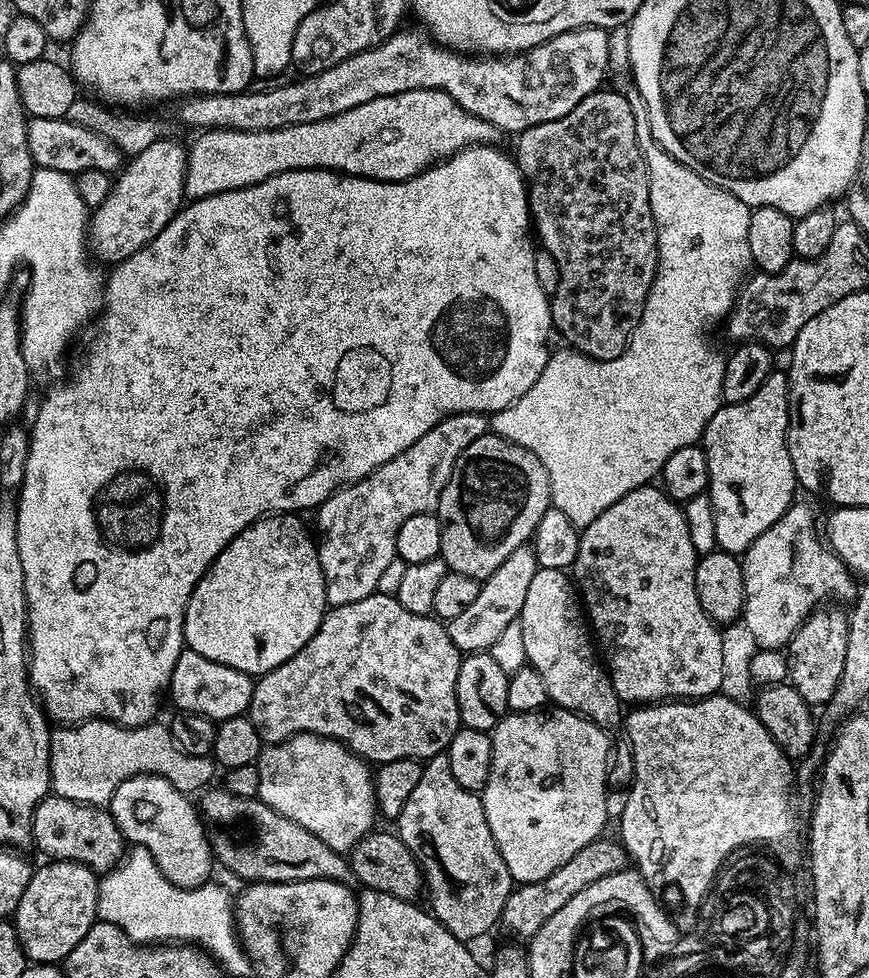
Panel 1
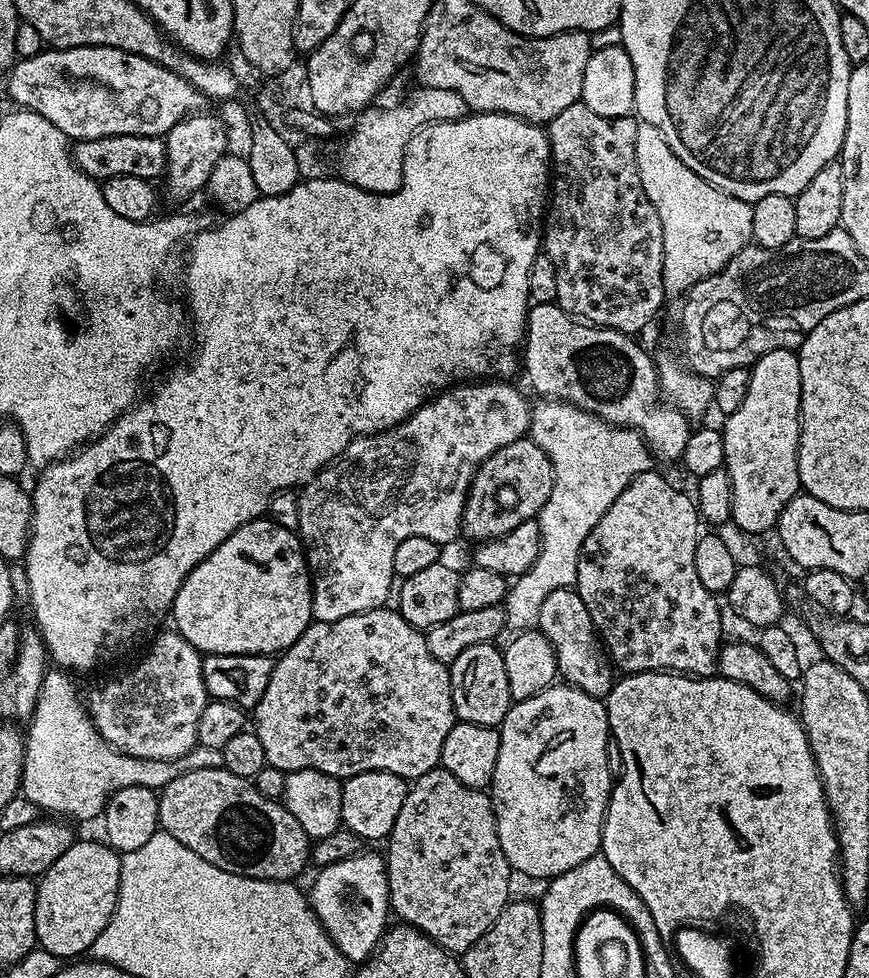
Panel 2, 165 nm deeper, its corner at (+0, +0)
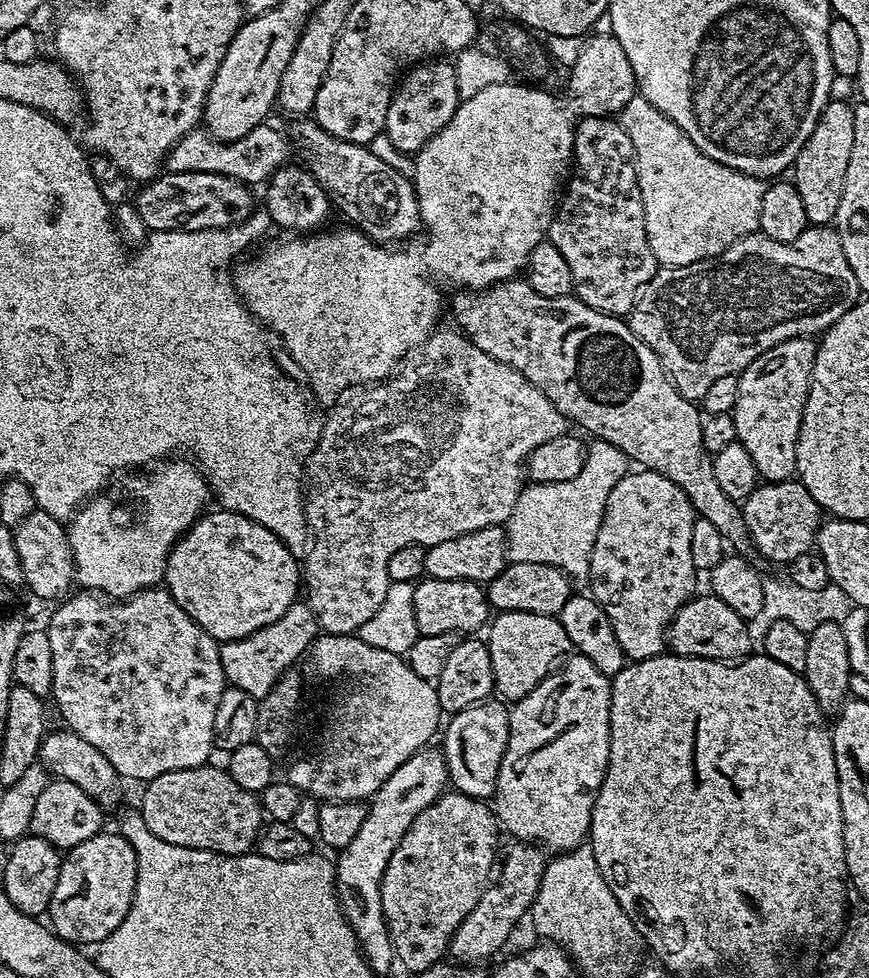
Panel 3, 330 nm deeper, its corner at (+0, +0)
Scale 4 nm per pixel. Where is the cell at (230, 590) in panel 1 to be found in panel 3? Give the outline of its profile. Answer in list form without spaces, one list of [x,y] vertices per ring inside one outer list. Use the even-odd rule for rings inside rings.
[[[205,511],[200,519],[195,520],[187,532],[168,551],[163,583],[166,585],[168,593],[174,598],[174,602],[178,602],[178,606],[182,606],[182,610],[186,610],[186,614],[190,614],[190,618],[194,618],[194,622],[198,622],[198,626],[202,626],[202,630],[206,630],[206,634],[213,636],[217,642],[246,638],[250,634],[254,634],[254,630],[262,630],[262,626],[270,626],[274,622],[278,622],[278,618],[282,618],[282,614],[286,614],[286,610],[290,610],[290,606],[297,603],[299,596],[296,595],[299,592],[301,595],[302,592],[302,564],[297,556],[290,554],[290,550],[286,550],[286,546],[278,538],[278,534],[266,530],[266,526],[262,526],[250,519],[249,516],[243,516],[237,512],[212,511]]]

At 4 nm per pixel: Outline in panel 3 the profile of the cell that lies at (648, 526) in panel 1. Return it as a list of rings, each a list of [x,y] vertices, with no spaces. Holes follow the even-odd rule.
[[[629,471],[618,482],[618,486],[610,490],[610,498],[606,498],[606,510],[602,514],[594,550],[590,554],[587,583],[592,584],[592,599],[598,602],[598,606],[602,606],[602,610],[606,610],[606,618],[610,618],[610,626],[614,626],[618,646],[622,646],[629,661],[649,660],[665,651],[672,619],[697,591],[698,573],[690,554],[690,534],[694,531],[697,519],[686,494],[682,494],[682,490],[670,482],[670,478],[657,472]]]

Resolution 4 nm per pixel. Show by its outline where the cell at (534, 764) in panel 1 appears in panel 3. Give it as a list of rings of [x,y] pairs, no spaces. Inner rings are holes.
[[[572,654],[559,665],[557,671],[530,690],[526,698],[511,705],[508,745],[498,770],[494,793],[496,818],[507,835],[509,832],[517,841],[543,846],[552,854],[569,852],[589,839],[594,802],[610,758],[611,701],[611,679],[600,673],[590,658]]]

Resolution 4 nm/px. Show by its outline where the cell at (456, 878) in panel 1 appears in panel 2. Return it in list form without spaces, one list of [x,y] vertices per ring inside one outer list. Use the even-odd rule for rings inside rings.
[[[437,766],[429,770],[426,774],[422,774],[417,780],[411,781],[406,794],[406,802],[402,802],[402,810],[398,814],[397,820],[394,822],[394,830],[389,834],[386,841],[386,867],[388,869],[388,903],[391,911],[400,915],[399,919],[403,923],[410,924],[417,928],[422,934],[430,937],[438,946],[442,946],[448,952],[453,954],[463,954],[468,951],[470,946],[474,946],[474,942],[478,942],[478,938],[482,938],[482,934],[486,934],[486,930],[490,930],[490,926],[494,922],[494,918],[498,918],[498,914],[502,914],[502,910],[510,902],[508,896],[508,883],[514,879],[514,873],[506,854],[502,854],[502,842],[498,842],[498,826],[496,825],[496,812],[492,809],[492,798],[487,791],[479,788],[471,788],[462,782],[458,782],[458,778],[454,778],[454,774],[450,774],[442,766]]]

